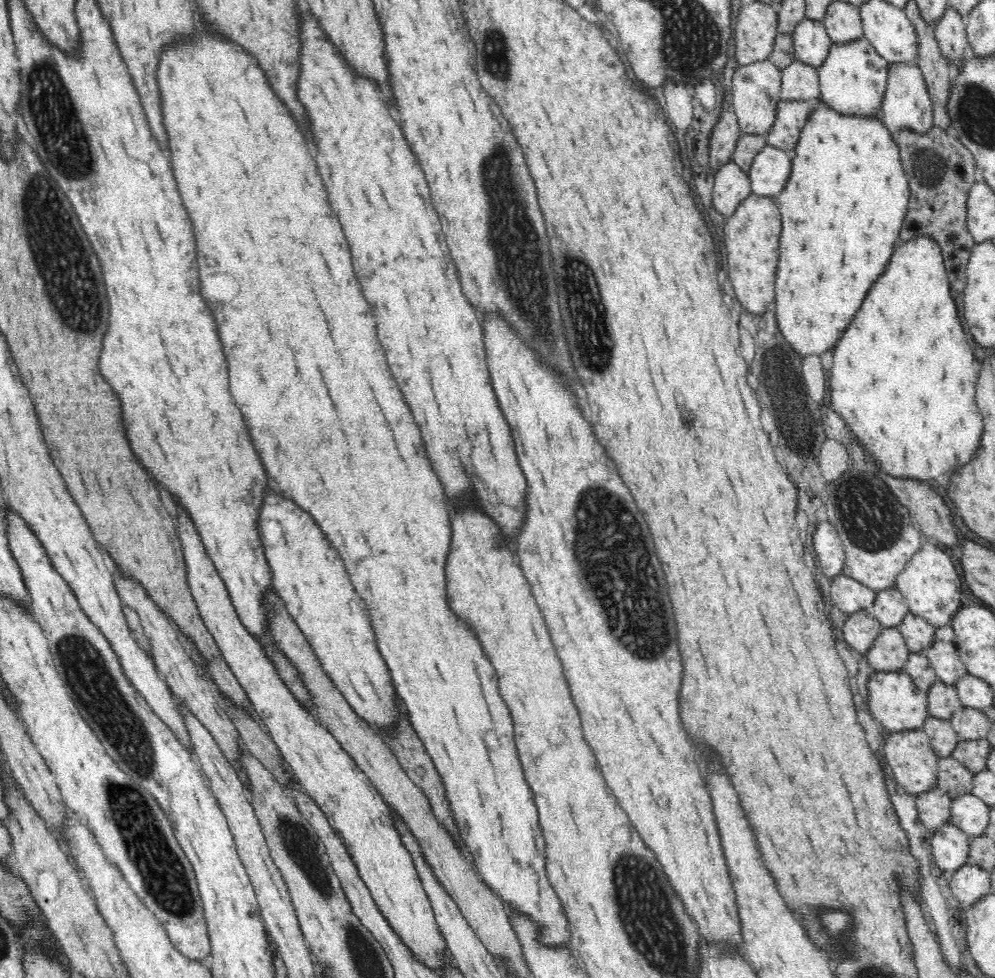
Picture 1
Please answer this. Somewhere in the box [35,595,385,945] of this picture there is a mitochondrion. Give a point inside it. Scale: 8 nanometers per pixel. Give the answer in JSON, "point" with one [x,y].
{"point":[95,689]}

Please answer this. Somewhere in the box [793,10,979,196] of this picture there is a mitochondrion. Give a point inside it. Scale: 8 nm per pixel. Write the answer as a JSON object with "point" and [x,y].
{"point":[927,165]}

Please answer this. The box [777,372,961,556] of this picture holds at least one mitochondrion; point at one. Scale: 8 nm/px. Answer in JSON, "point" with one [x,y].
{"point":[875,524]}

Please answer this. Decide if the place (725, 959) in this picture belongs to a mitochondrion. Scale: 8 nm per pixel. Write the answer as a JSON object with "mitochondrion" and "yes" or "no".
{"mitochondrion":"no"}

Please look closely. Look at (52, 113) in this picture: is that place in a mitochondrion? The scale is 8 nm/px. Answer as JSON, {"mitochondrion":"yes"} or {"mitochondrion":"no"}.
{"mitochondrion":"yes"}

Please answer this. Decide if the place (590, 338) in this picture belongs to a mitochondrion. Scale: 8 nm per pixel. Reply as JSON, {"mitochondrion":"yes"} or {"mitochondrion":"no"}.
{"mitochondrion":"yes"}

